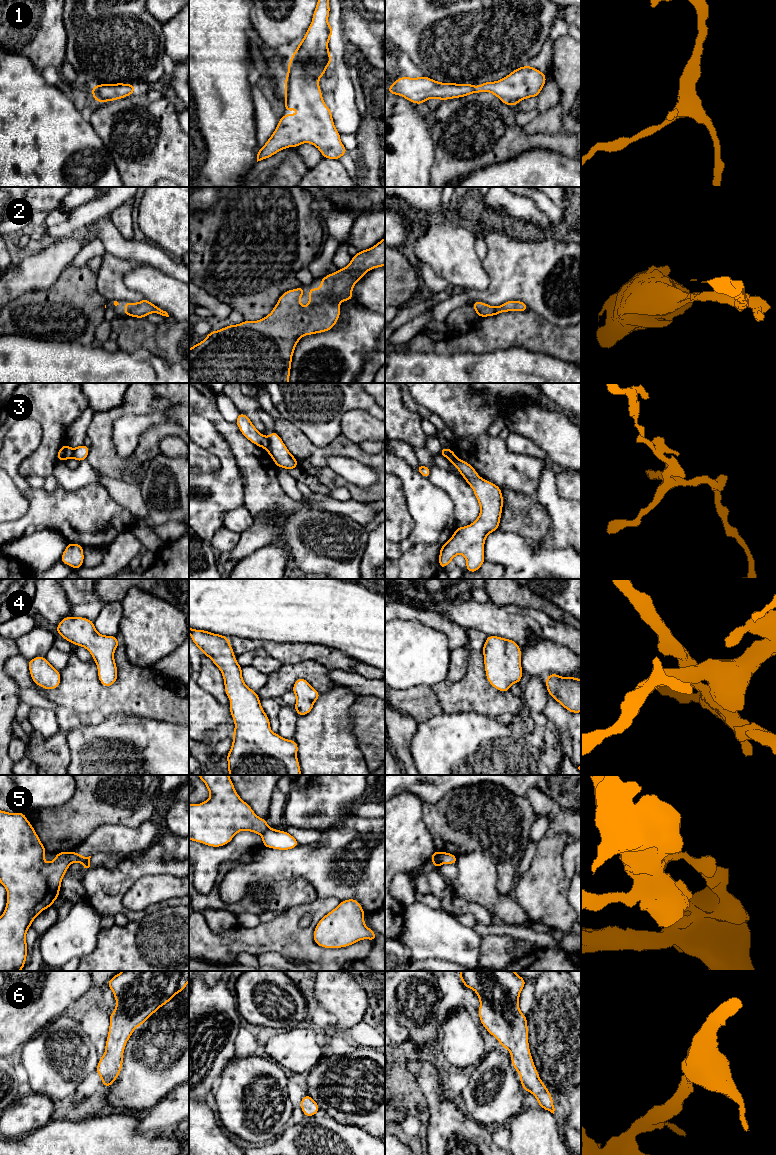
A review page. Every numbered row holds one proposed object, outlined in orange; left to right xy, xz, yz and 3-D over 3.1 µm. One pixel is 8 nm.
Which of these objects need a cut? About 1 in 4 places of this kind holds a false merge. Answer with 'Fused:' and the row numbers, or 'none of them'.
Fused: 3, 5

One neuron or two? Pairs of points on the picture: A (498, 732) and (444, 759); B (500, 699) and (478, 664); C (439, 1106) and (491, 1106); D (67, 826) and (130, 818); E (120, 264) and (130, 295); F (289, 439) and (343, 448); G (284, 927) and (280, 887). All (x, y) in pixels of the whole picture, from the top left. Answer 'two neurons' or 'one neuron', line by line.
A: one neuron
B: one neuron
C: two neurons
D: one neuron
E: one neuron
F: one neuron
G: two neurons

